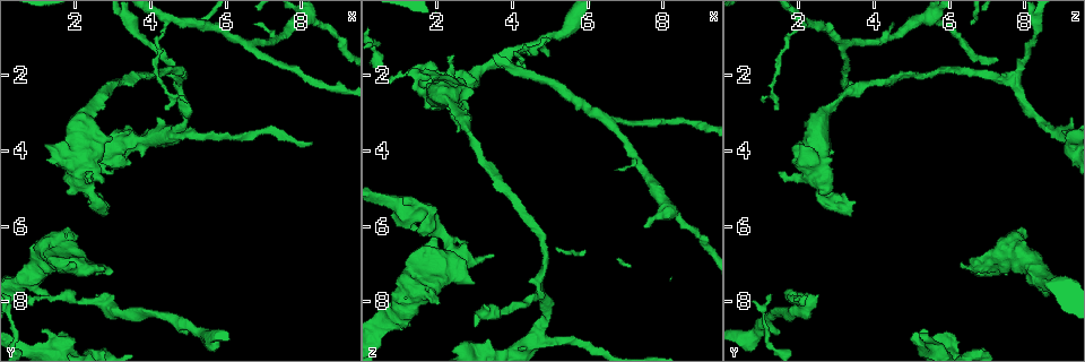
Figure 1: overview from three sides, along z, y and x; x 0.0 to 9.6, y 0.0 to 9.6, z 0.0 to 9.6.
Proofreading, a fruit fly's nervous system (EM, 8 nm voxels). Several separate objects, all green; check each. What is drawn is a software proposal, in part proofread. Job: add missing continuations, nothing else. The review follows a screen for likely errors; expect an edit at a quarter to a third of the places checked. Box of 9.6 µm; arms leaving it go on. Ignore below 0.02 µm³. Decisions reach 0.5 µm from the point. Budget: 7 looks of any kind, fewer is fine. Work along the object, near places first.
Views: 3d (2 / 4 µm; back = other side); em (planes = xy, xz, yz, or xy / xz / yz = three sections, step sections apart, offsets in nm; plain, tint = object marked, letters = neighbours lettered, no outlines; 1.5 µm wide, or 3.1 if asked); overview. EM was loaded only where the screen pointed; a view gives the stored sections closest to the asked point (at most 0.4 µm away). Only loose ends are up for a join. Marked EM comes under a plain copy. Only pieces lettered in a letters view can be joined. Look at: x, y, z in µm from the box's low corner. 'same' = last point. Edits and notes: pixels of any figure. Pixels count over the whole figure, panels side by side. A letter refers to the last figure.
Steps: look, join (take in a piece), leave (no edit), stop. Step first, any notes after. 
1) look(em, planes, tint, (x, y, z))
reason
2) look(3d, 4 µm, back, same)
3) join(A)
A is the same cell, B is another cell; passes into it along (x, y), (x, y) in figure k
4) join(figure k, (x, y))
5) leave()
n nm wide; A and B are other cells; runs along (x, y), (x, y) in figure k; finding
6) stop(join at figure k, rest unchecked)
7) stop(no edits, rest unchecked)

look(em, planes, letters, (2.45, 4.60, 1.45))
branch stops here

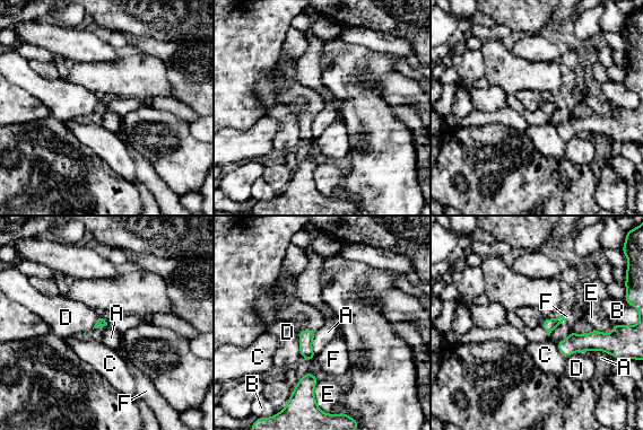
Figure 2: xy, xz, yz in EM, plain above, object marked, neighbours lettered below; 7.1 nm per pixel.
leave()
A, B, C, D, E and F are other cells; border along (303, 328), (298, 334), (301, 354) in figure 2; none of them fits

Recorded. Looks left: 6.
look(em, xz, step 4, tint, (4.95, 8.85, 1.45))
free end

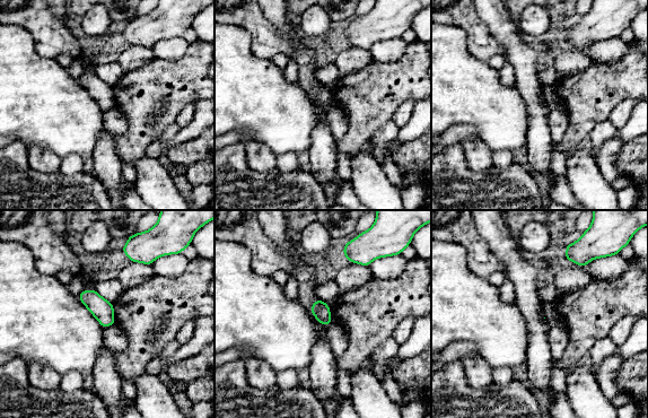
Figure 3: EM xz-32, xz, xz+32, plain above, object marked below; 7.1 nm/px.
look(em, planes, tint, same)
another direction

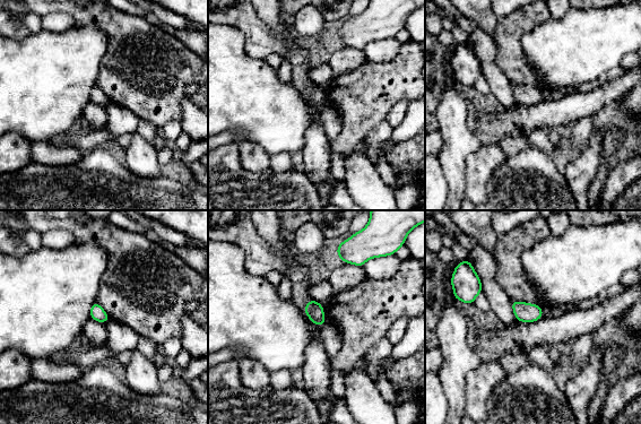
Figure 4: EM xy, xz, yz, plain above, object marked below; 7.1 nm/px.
look(em, planes, letters, same)
what lies round it

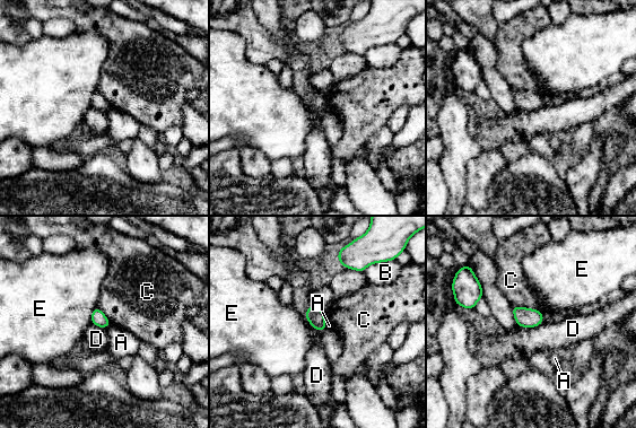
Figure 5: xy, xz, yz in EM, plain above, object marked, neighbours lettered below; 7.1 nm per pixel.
leave()
110 nm wide; A, B, C, D and E are other cells; border along (311, 304), (304, 317), (321, 332) in figure 5; none of them fits

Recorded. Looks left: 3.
look(em, planes, letters, (1.50, 8.90, 6.00))
free end

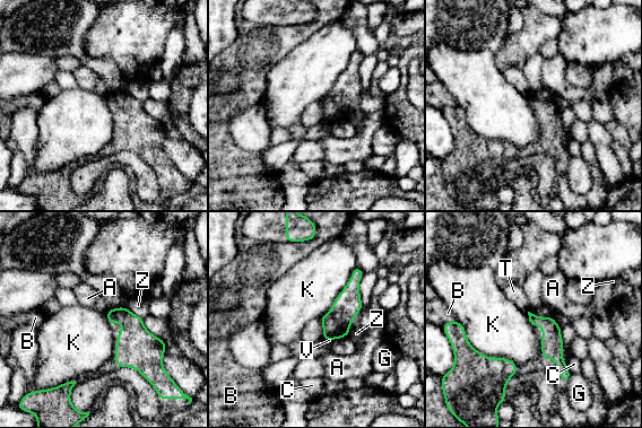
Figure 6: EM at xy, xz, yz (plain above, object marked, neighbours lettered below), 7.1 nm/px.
leave()
K touches over 550 nm; A, B, C, G, K, T, V and Z are other cells; border along (457, 320), (477, 350), (517, 366) in figure 6; none of them fits

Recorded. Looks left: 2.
stop(no edits, rest unchecked)

